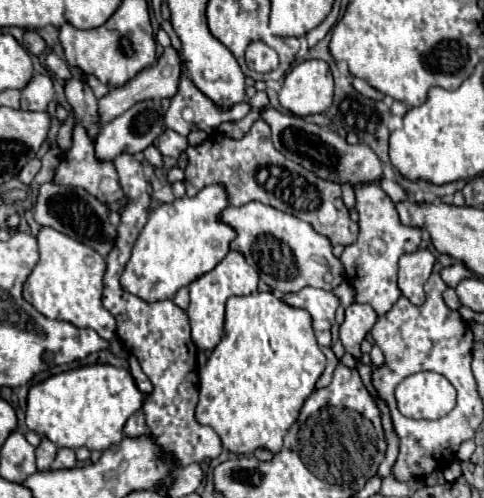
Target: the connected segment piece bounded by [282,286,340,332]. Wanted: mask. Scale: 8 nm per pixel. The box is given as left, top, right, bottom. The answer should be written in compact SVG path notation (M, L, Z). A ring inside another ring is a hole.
M306 286L294 294L284 294L282 302L294 308L304 308L312 316L314 330L330 330L334 322L334 312L340 306L340 300L326 290Z

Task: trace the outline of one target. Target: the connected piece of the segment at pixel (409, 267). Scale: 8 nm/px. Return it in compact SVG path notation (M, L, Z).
M416 250L400 258L398 286L402 296L406 296L416 306L424 302L424 284L432 272L432 266L434 256L430 250Z

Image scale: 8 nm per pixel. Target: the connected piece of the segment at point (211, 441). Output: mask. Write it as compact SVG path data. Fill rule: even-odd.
M122 154L114 160L114 166L120 176L120 186L130 202L122 212L116 246L106 258L108 268L104 276L102 304L118 322L118 328L116 328L118 340L138 358L142 372L150 378L154 386L152 394L146 398L144 406L139 410L146 430L137 432L136 412L127 420L123 433L125 437L130 438L145 434L152 436L154 442L158 442L158 446L166 450L166 454L174 454L174 458L178 458L178 468L184 468L192 462L202 462L204 458L218 458L222 444L218 434L210 426L200 426L194 418L194 410L198 402L198 366L196 366L196 346L190 338L188 314L170 300L148 304L138 296L124 292L120 288L120 274L130 258L132 246L140 230L148 220L150 196L148 196L148 182L144 178L142 164L134 156Z

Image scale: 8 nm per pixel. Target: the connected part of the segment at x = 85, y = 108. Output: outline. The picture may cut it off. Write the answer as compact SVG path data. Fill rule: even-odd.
M70 78L64 84L66 100L74 108L76 118L82 122L82 126L88 130L90 138L96 138L98 126L98 100L94 98L90 86L78 78Z

